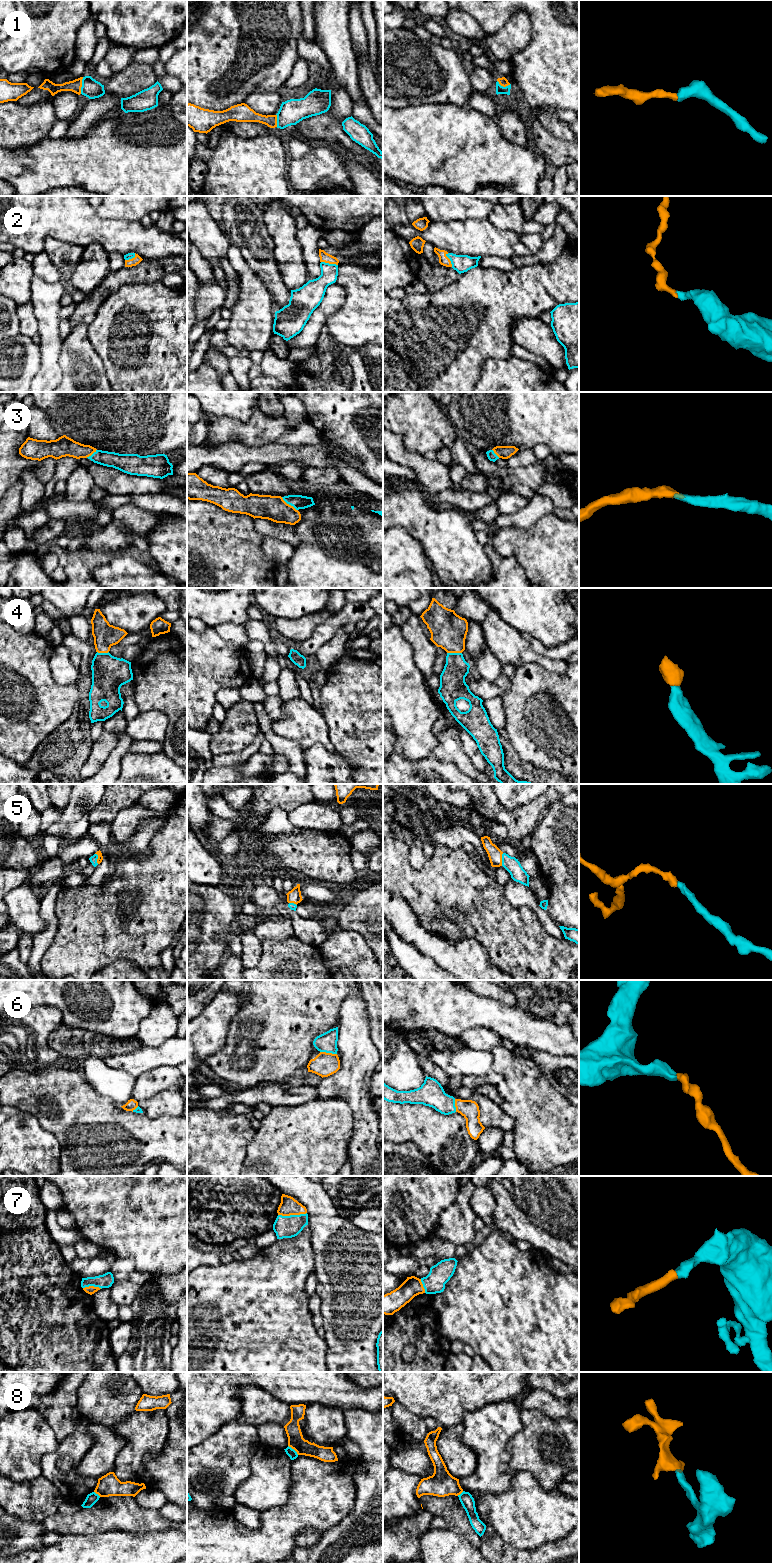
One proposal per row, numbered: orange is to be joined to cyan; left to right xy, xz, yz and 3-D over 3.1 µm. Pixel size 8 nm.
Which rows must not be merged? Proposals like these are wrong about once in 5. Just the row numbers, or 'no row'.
8

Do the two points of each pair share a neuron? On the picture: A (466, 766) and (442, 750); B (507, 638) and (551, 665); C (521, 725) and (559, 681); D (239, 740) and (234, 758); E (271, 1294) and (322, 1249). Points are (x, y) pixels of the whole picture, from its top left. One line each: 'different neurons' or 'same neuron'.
A: same neuron
B: same neuron
C: same neuron
D: different neurons
E: different neurons

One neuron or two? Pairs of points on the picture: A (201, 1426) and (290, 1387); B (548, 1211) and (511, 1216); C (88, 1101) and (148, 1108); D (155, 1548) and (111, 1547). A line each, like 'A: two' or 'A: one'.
A: one
B: two
C: two
D: one

